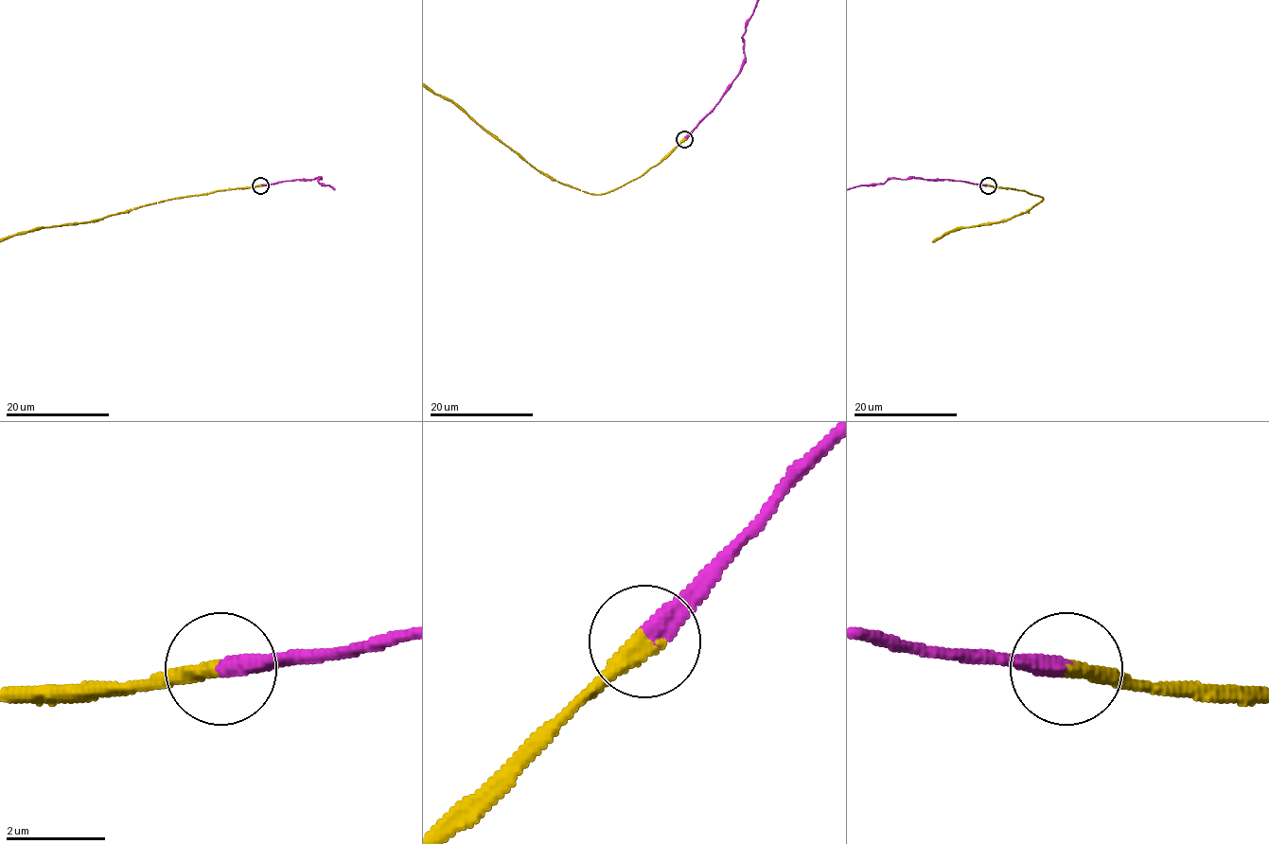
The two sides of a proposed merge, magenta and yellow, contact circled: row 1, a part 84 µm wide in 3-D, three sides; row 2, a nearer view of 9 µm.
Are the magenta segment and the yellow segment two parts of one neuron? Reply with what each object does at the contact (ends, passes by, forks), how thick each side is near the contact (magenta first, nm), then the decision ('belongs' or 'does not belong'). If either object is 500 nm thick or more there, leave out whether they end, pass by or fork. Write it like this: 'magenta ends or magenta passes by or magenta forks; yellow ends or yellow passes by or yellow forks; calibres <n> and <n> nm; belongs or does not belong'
magenta ends; yellow ends; calibres 400 and 400 nm; belongs

